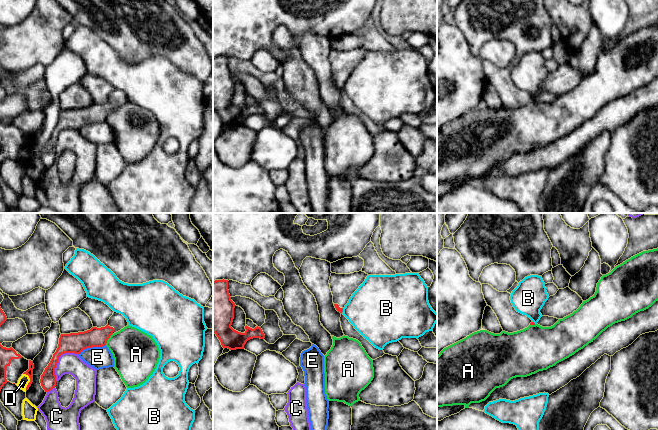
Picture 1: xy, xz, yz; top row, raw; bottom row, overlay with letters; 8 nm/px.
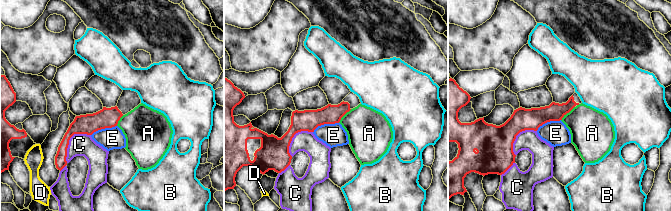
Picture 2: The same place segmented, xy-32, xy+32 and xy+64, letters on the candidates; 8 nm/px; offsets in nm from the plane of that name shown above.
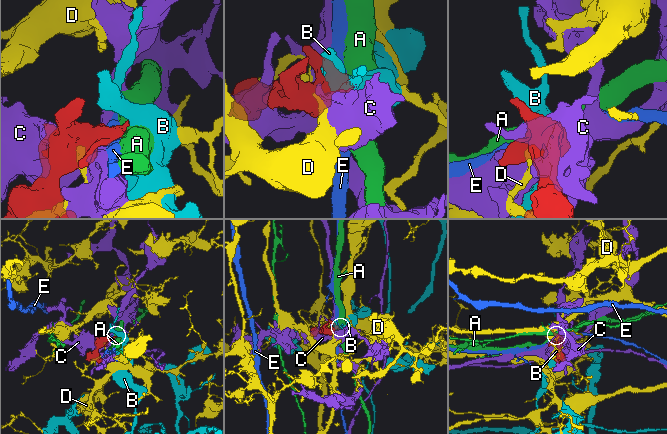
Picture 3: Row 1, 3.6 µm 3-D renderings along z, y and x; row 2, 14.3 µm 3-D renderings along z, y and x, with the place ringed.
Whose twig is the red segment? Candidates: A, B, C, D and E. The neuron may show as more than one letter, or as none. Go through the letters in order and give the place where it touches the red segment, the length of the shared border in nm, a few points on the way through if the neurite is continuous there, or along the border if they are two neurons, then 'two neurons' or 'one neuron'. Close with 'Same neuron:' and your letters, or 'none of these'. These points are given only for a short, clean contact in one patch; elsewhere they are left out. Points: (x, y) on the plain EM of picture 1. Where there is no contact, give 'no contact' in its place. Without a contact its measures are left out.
A: xy (108, 114) | 110 nm | along xy (112, 109), (105, 120) | two neurons
B: xz (342, 86) | 40 nm | along xz (343, 84), (341, 88) | two neurons
C: xy (58, 135) | 300 nm | two neurons
D: xy (30, 157) | 150 nm | two neurons
E: xy (92, 122) | 240 nm | two neurons
Same neuron: none of these

